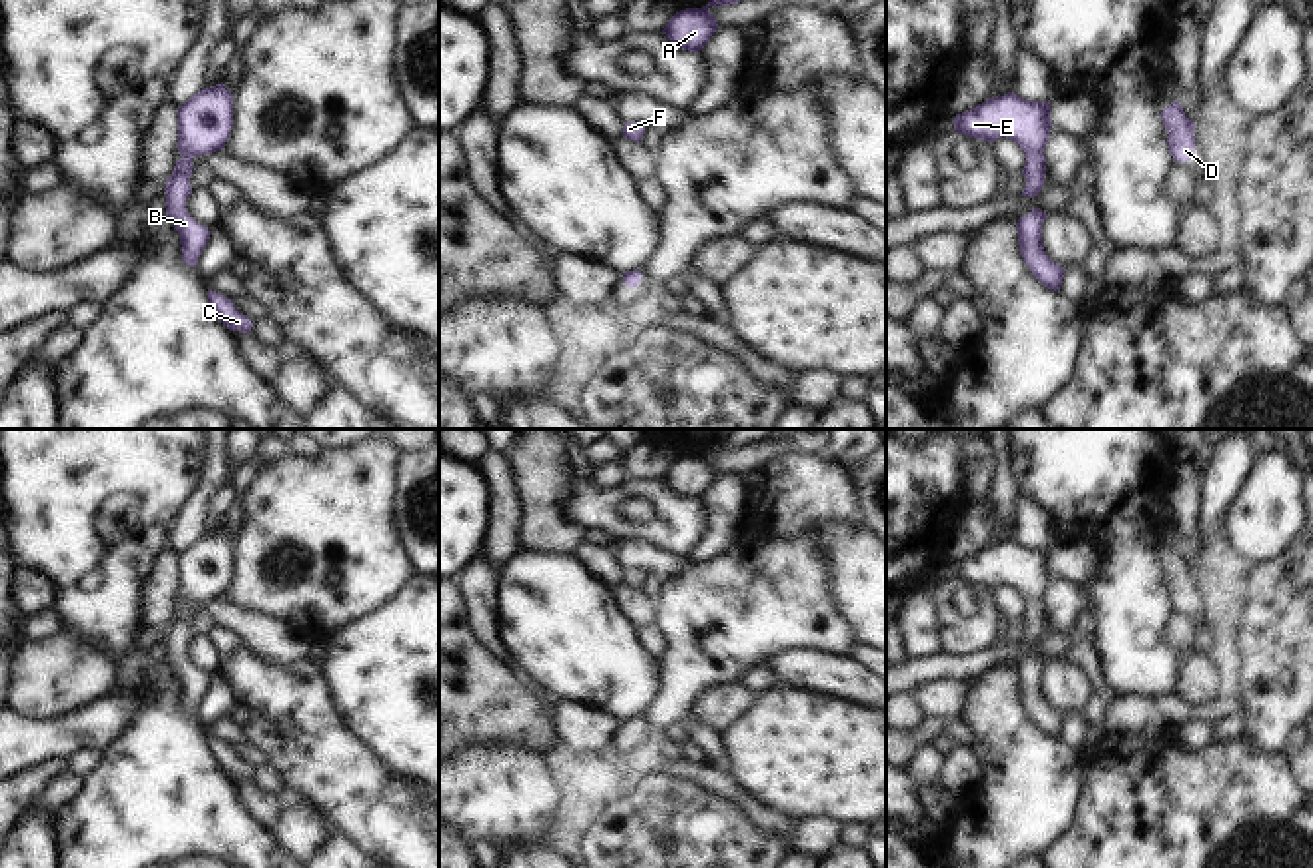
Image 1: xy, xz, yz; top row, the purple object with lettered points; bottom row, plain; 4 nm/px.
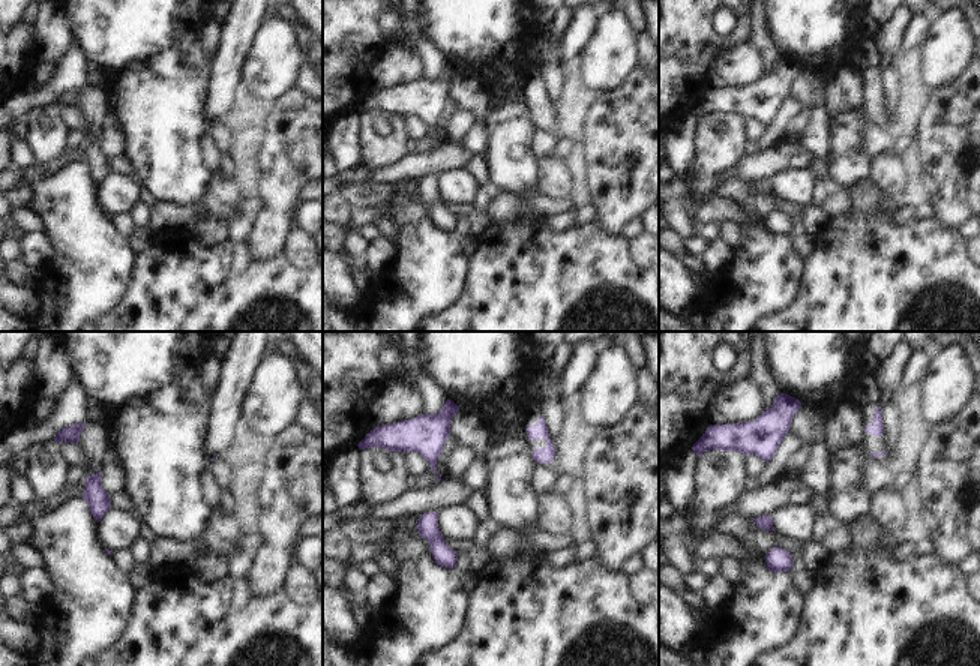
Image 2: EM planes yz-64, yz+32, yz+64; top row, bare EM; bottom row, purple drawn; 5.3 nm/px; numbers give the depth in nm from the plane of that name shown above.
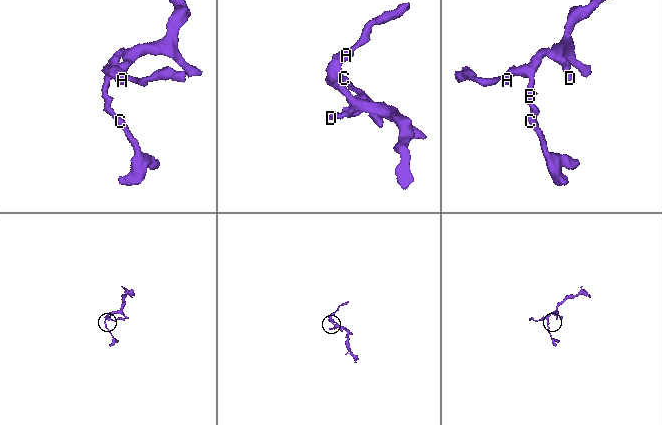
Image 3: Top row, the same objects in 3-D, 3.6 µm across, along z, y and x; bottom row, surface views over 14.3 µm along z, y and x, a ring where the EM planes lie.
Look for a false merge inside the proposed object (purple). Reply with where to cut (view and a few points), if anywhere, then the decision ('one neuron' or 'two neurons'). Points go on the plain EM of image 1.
no cut | one neuron

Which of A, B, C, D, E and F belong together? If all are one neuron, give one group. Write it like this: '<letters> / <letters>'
A B C D E F

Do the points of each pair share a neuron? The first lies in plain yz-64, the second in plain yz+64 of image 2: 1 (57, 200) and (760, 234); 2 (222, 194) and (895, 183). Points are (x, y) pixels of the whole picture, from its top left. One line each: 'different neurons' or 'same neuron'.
1: same neuron
2: same neuron

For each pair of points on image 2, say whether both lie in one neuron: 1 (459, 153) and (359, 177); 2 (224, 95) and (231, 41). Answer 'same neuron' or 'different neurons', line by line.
1: same neuron
2: same neuron

